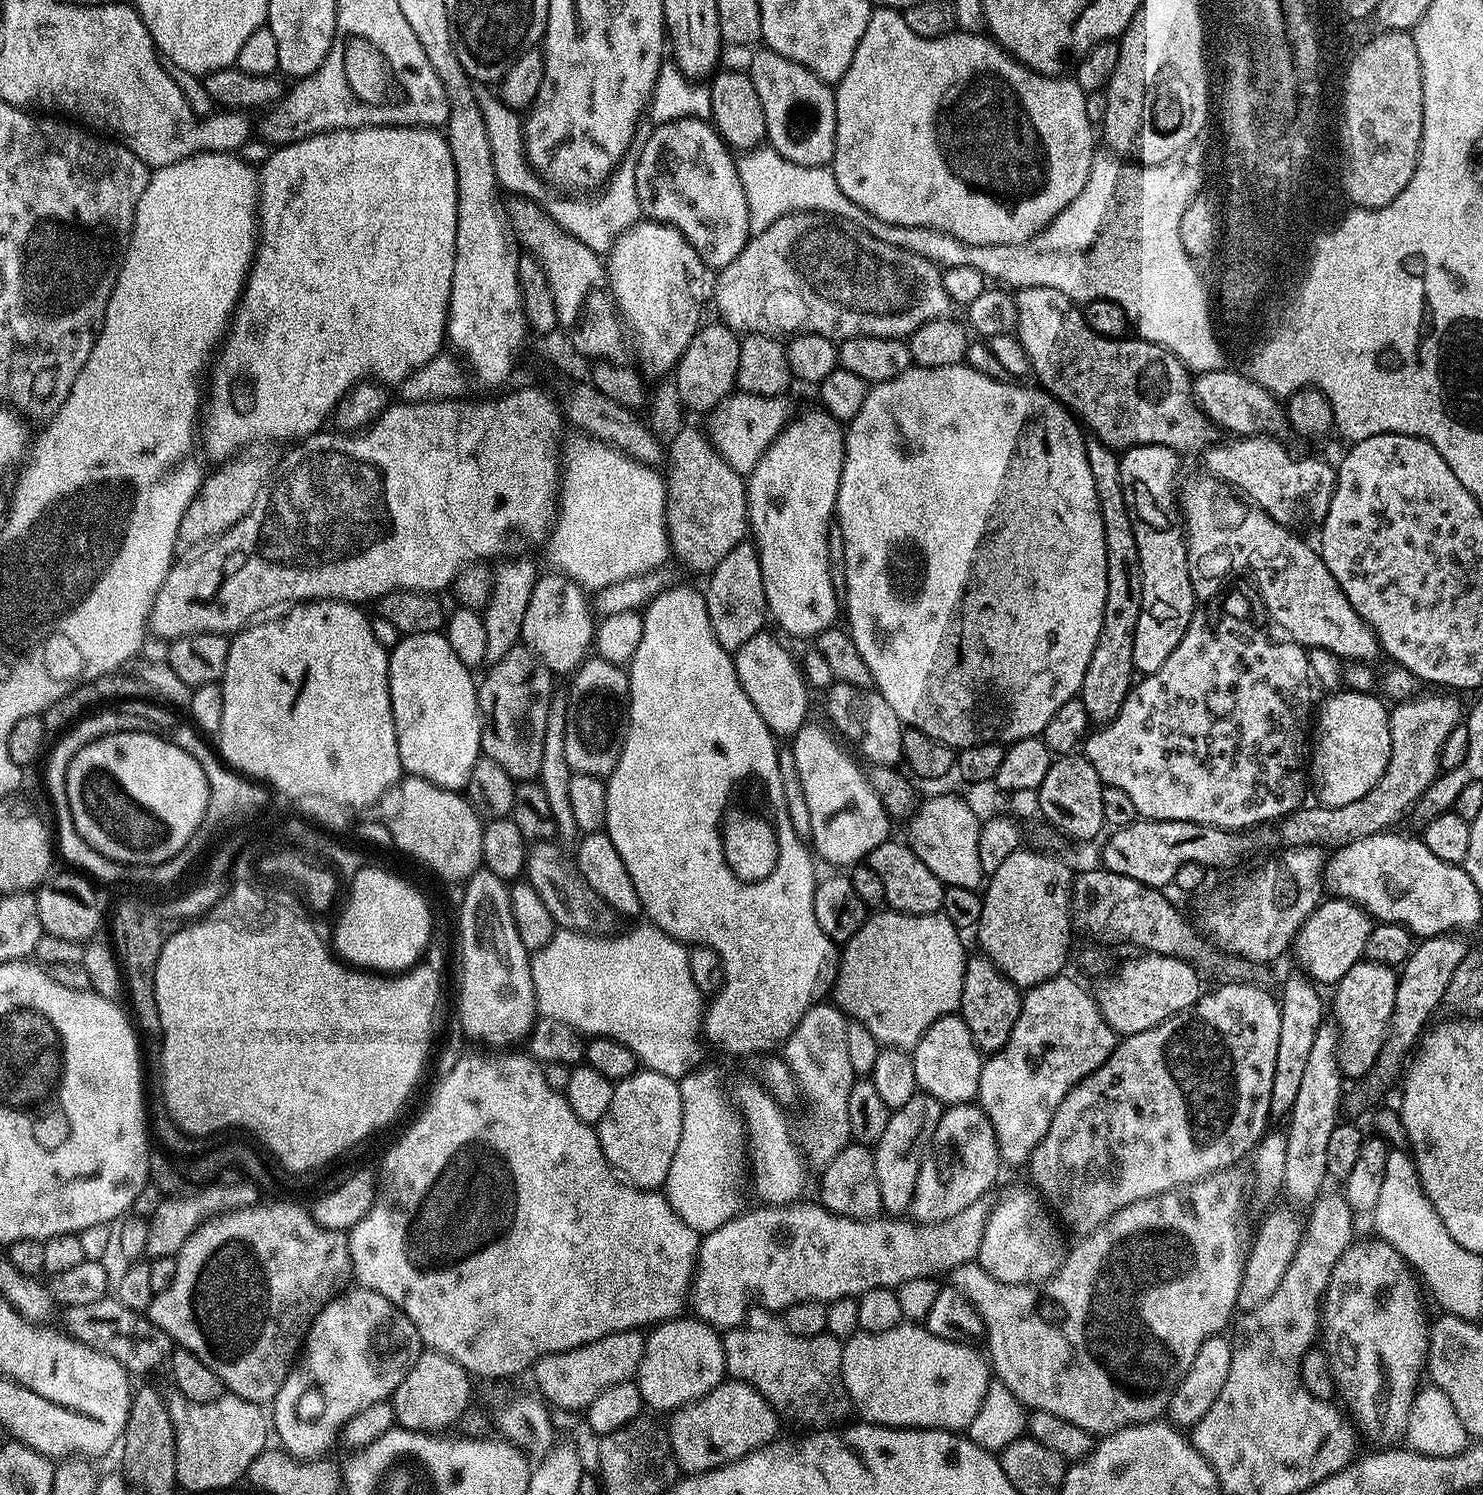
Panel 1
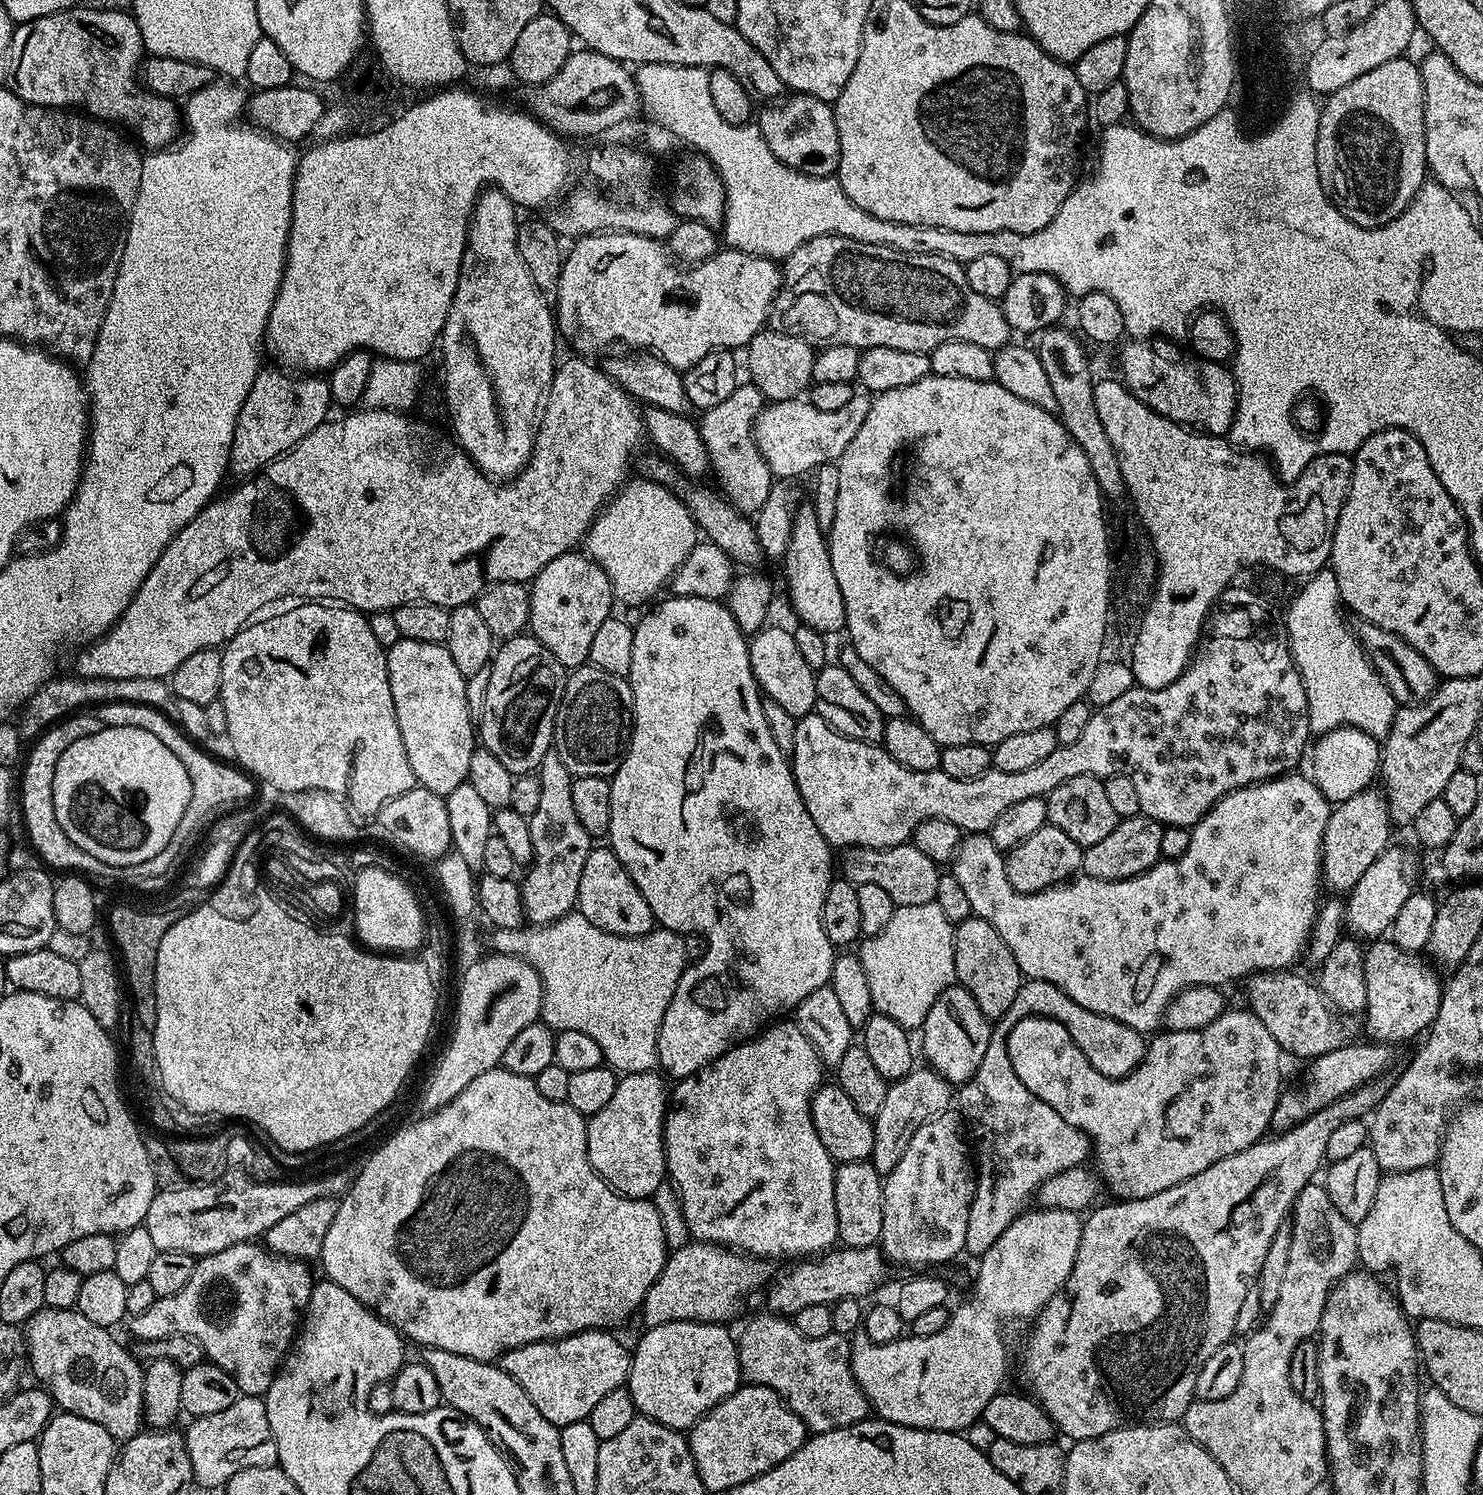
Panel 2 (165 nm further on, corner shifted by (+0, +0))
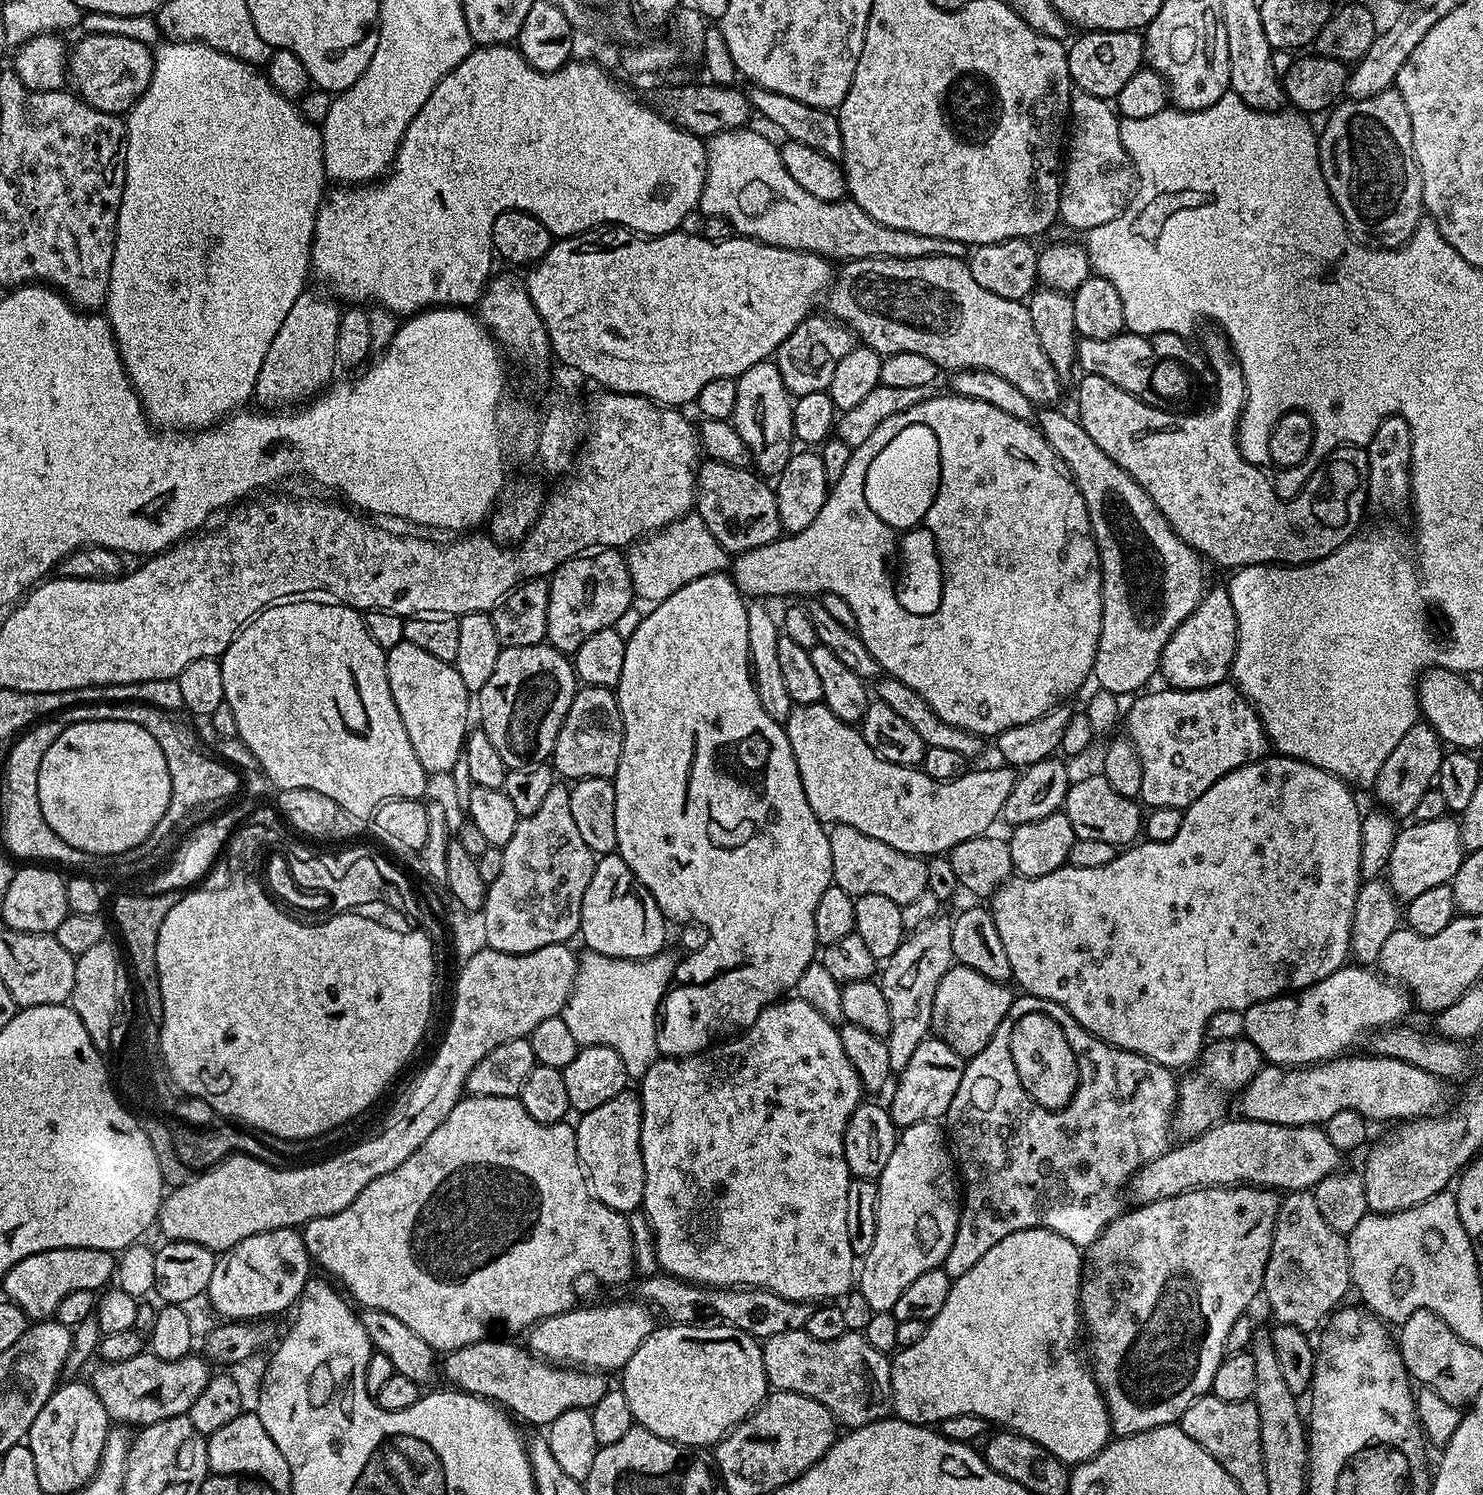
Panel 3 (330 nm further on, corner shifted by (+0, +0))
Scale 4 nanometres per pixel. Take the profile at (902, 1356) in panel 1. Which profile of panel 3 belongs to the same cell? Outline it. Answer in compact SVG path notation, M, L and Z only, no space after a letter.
M1035 1228L1034 1230L1018 1230L1018 1234L1009 1234L998 1242L998 1246L990 1246L982 1258L978 1258L975 1266L970 1266L966 1274L952 1281L952 1289L943 1304L942 1310L933 1320L927 1321L928 1329L922 1334L922 1342L914 1342L914 1346L900 1348L891 1357L892 1365L892 1412L899 1419L911 1424L925 1426L939 1425L941 1420L954 1418L958 1414L970 1414L982 1418L989 1425L999 1426L1009 1432L1017 1432L1050 1450L1054 1458L1063 1464L1075 1466L1094 1458L1108 1444L1113 1435L1112 1423L1106 1410L1106 1402L1102 1398L1096 1378L1092 1375L1089 1361L1080 1353L1080 1336L1082 1340L1082 1317L1080 1314L1080 1275L1084 1272L1084 1261L1081 1249L1076 1247L1070 1238L1062 1238L1062 1234L1054 1234L1054 1230Z

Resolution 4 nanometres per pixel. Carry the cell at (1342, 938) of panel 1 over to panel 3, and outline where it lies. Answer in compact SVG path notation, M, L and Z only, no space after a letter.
M1455 819L1422 820L1412 822L1409 828L1401 827L1396 833L1394 850L1386 869L1386 880L1401 901L1409 902L1422 890L1430 886L1442 886L1458 874L1466 855L1464 843L1460 840L1460 825Z

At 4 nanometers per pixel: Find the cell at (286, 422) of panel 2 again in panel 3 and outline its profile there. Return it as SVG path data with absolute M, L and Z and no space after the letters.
M312 290L301 294L298 302L290 306L278 334L274 334L270 350L266 350L266 362L258 370L254 393L257 401L265 400L268 406L292 406L313 399L333 383L332 375L338 369L336 343L341 311L341 305L331 295Z

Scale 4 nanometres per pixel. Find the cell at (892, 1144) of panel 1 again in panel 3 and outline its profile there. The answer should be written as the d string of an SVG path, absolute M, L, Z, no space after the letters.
M939 1038L922 1041L910 1056L910 1062L899 1069L900 1081L896 1089L895 1084L891 1089L890 1111L897 1129L903 1130L923 1120L939 1121L947 1117L950 1102L954 1102L954 1094L958 1094L958 1085L962 1083L965 1063L965 1057L958 1055L946 1041Z

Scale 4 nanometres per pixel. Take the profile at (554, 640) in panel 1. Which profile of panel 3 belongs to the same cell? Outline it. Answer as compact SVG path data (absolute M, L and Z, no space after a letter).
M618 548L581 552L558 566L550 577L550 610L547 643L565 654L574 654L586 638L619 625L634 601L628 557Z

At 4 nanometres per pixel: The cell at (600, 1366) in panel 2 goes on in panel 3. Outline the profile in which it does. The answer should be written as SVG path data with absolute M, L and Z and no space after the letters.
M489 1338L479 1340L473 1344L462 1346L458 1350L447 1353L442 1360L442 1376L449 1380L453 1389L468 1392L471 1396L483 1396L485 1400L507 1410L513 1417L525 1420L528 1424L541 1424L547 1426L558 1418L566 1410L575 1408L591 1409L602 1398L602 1394L608 1391L609 1381L601 1373L583 1368L562 1368L558 1364L548 1364L545 1360L539 1360L531 1352L520 1348L516 1344L507 1344L504 1338Z

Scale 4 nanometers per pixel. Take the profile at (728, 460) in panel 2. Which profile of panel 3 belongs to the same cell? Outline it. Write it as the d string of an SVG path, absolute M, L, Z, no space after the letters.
M772 358L750 366L750 370L735 377L735 382L738 386L738 402L730 423L738 430L742 442L746 442L748 451L754 457L755 467L765 477L779 477L794 451L793 397L790 395L788 387L784 385L782 374L778 370L775 359Z

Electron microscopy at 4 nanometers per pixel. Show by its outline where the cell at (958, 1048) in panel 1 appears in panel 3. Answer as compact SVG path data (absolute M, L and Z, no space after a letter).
M956 964L949 968L942 982L938 982L932 1032L946 1041L958 1055L974 1057L982 1051L986 1042L990 1042L990 1038L994 1038L994 1030L998 1030L998 1022L1006 1018L1013 999L1014 992L1001 981L986 978L978 970L970 970L964 964Z

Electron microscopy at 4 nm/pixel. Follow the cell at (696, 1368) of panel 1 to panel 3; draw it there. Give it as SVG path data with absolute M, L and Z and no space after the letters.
M665 1323L656 1327L646 1342L634 1350L634 1358L630 1358L622 1369L622 1391L626 1394L626 1402L630 1402L633 1421L639 1427L650 1430L650 1434L658 1434L658 1438L697 1450L704 1450L707 1444L719 1444L764 1401L770 1391L761 1341L742 1330L731 1328L729 1324L711 1323L705 1328L700 1328L699 1323Z

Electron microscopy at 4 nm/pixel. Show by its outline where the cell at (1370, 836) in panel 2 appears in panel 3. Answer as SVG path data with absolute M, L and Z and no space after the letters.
M1418 722L1410 730L1406 730L1402 742L1394 746L1390 758L1382 762L1382 770L1378 770L1376 775L1374 789L1376 788L1377 798L1385 804L1381 805L1393 813L1401 812L1402 815L1411 817L1420 799L1433 787L1444 754L1442 741L1431 724Z

